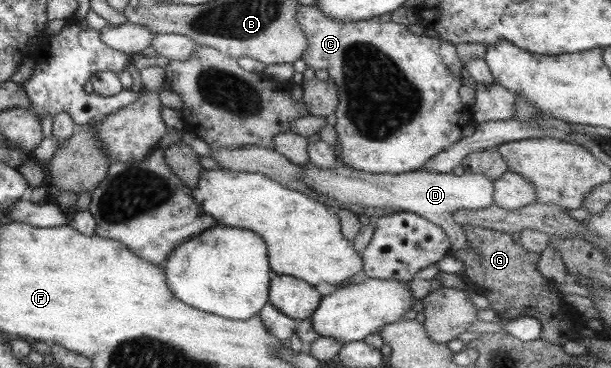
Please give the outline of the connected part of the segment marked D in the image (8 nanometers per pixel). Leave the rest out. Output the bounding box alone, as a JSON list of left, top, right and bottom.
[300,162,493,250]

